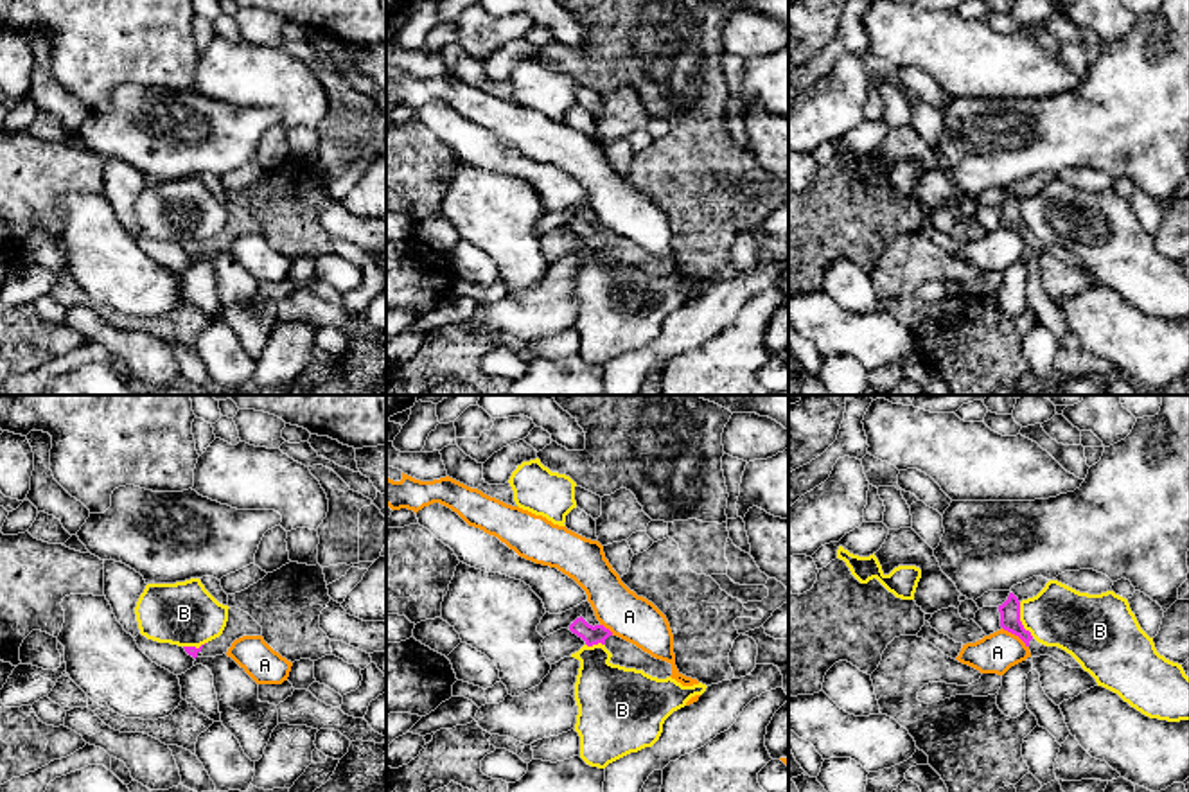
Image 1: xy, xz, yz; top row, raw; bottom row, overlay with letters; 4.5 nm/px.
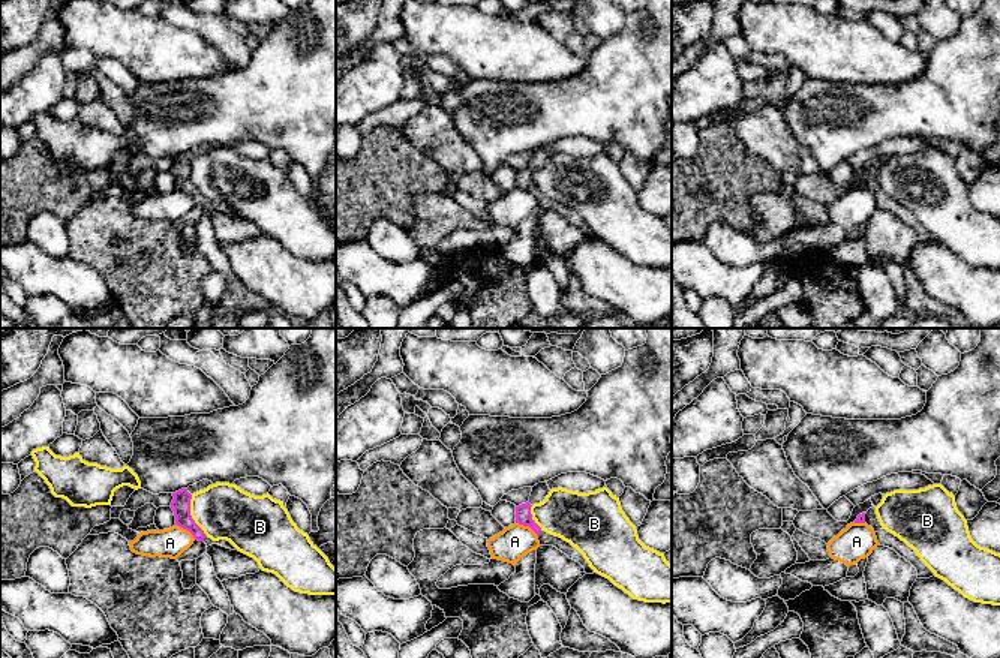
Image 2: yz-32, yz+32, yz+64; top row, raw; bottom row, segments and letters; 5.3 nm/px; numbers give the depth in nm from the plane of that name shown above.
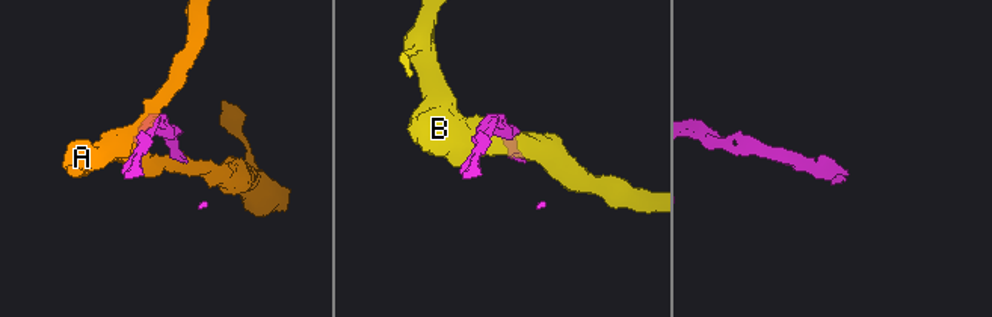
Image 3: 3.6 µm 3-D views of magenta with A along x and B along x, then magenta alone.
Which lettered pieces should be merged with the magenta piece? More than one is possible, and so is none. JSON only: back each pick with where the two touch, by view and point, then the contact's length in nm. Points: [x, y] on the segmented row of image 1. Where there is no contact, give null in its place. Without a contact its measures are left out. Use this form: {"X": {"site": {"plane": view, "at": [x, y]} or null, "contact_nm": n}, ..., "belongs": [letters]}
{"belongs": []}

